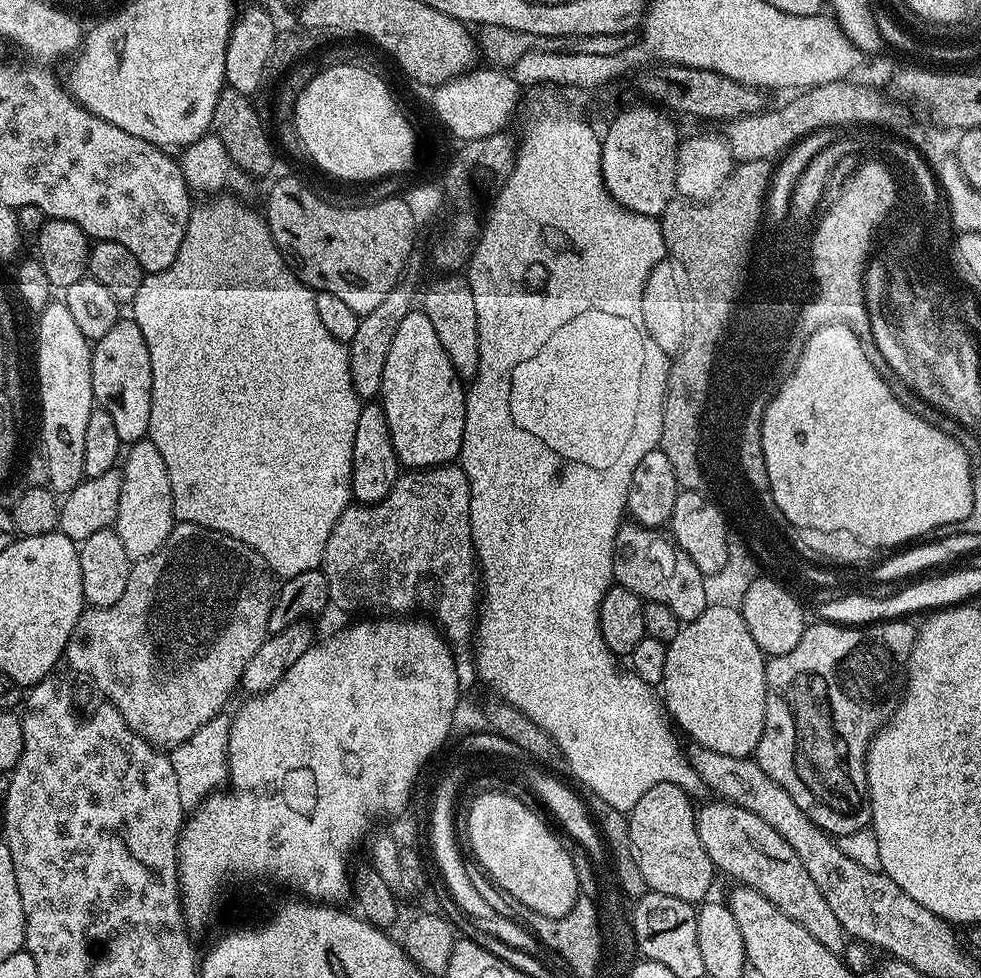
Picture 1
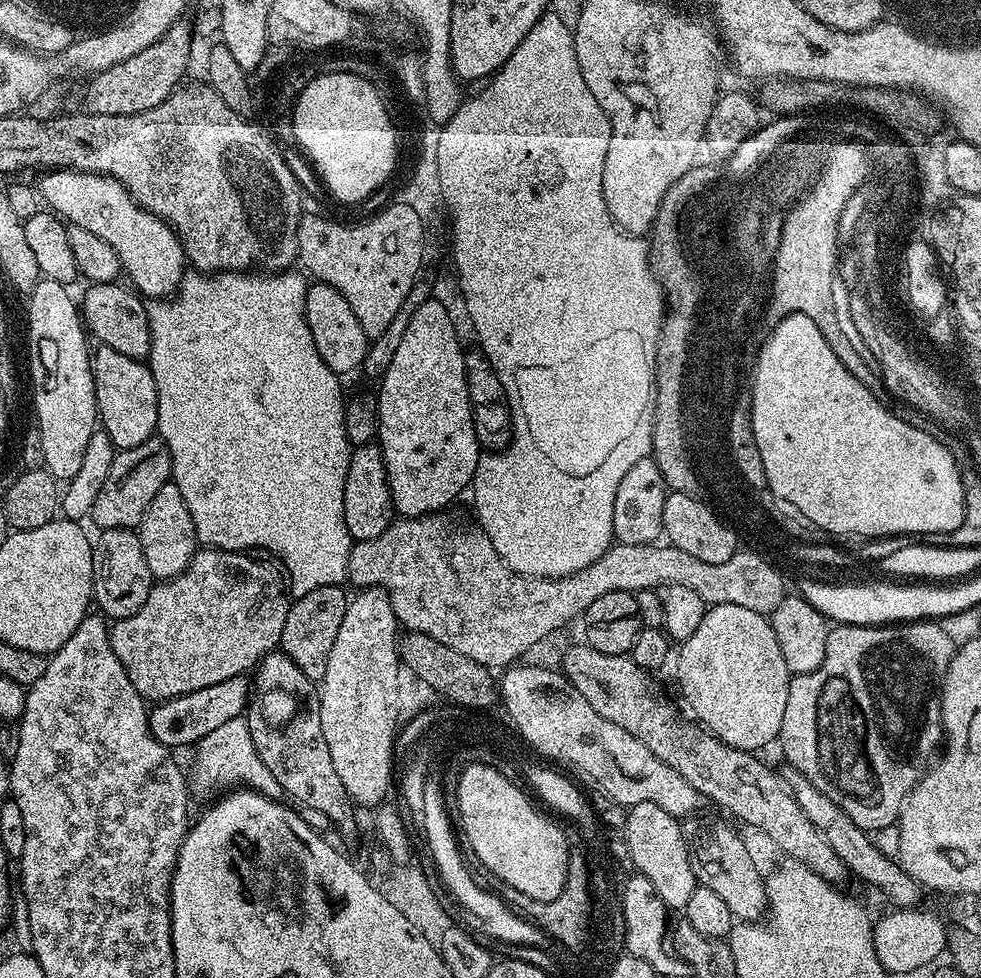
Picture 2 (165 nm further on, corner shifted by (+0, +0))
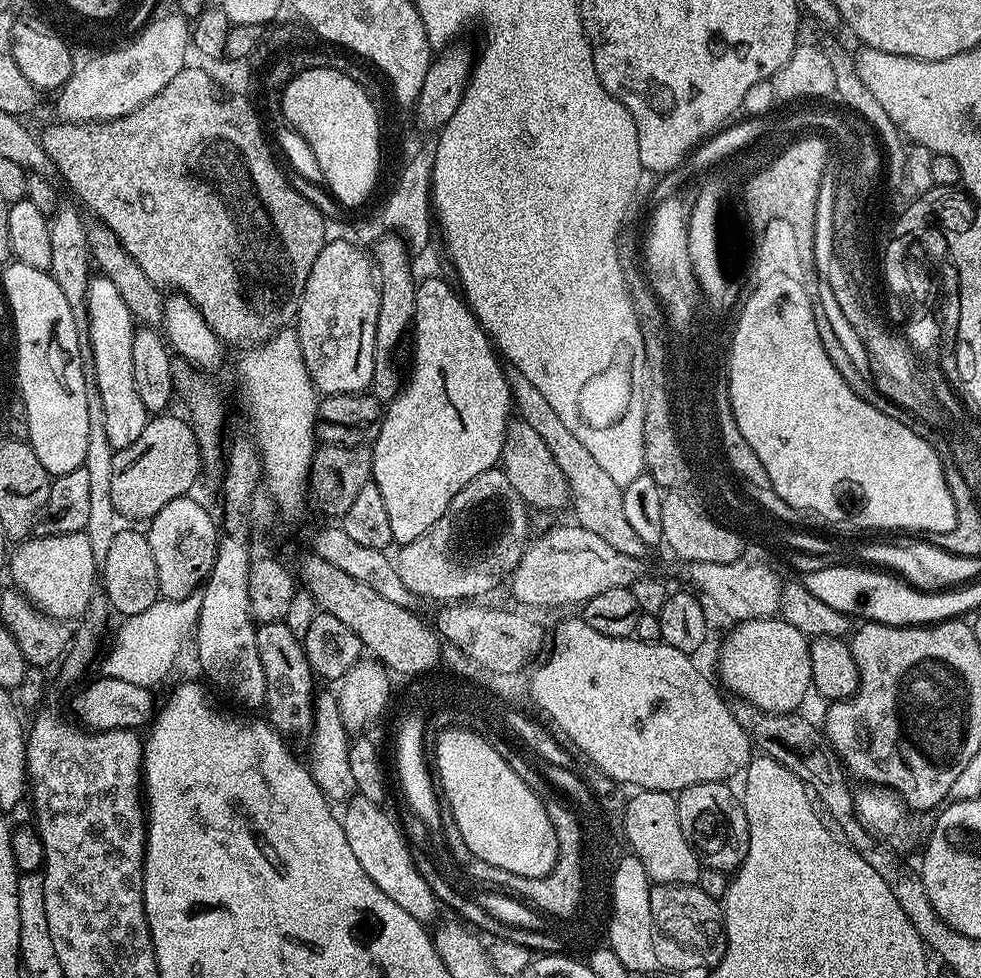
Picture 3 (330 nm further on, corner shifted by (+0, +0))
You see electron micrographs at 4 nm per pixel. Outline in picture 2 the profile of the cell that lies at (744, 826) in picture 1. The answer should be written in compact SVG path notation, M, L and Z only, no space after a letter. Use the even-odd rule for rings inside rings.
M524 663L509 667L498 680L499 703L502 708L504 704L512 719L511 727L523 743L525 740L538 755L545 756L548 759L545 761L564 770L569 768L568 772L581 785L602 790L602 794L610 794L619 804L654 802L654 806L662 806L666 814L677 818L685 818L699 810L702 805L700 792L694 790L674 766L666 766L650 746L638 742L630 730L622 730L618 722L602 718L602 714L578 694L563 671Z

